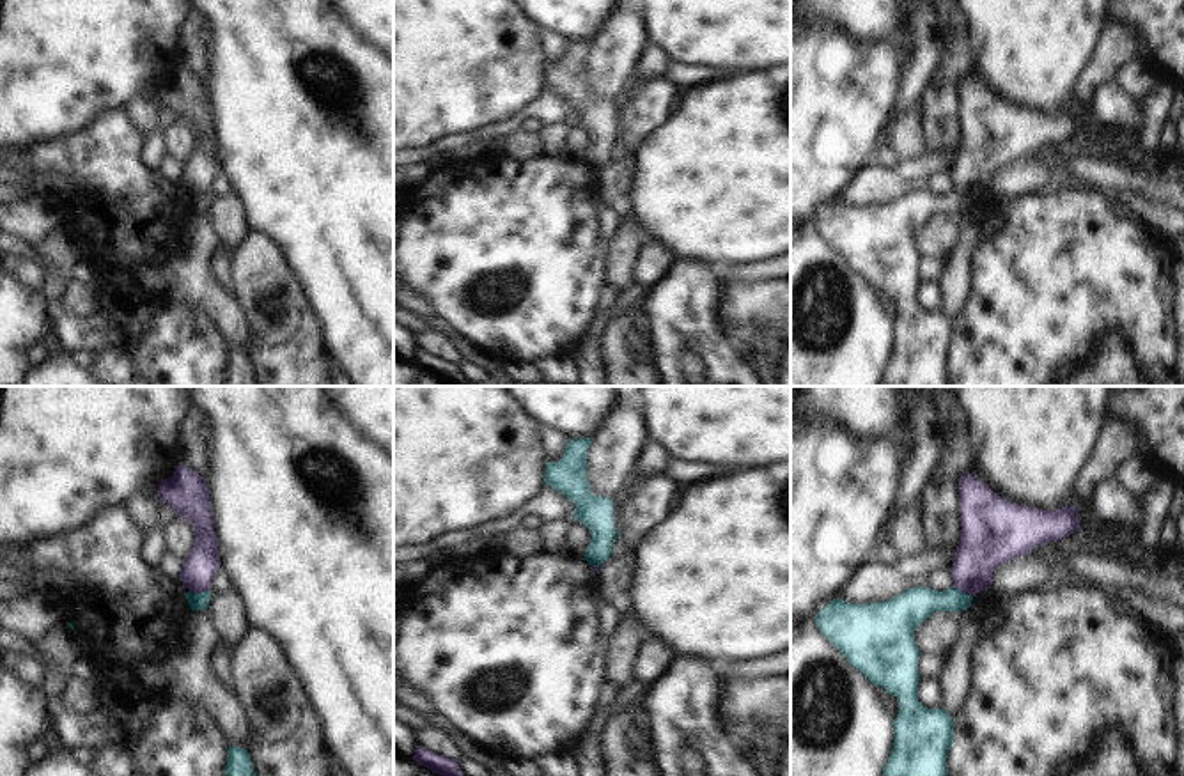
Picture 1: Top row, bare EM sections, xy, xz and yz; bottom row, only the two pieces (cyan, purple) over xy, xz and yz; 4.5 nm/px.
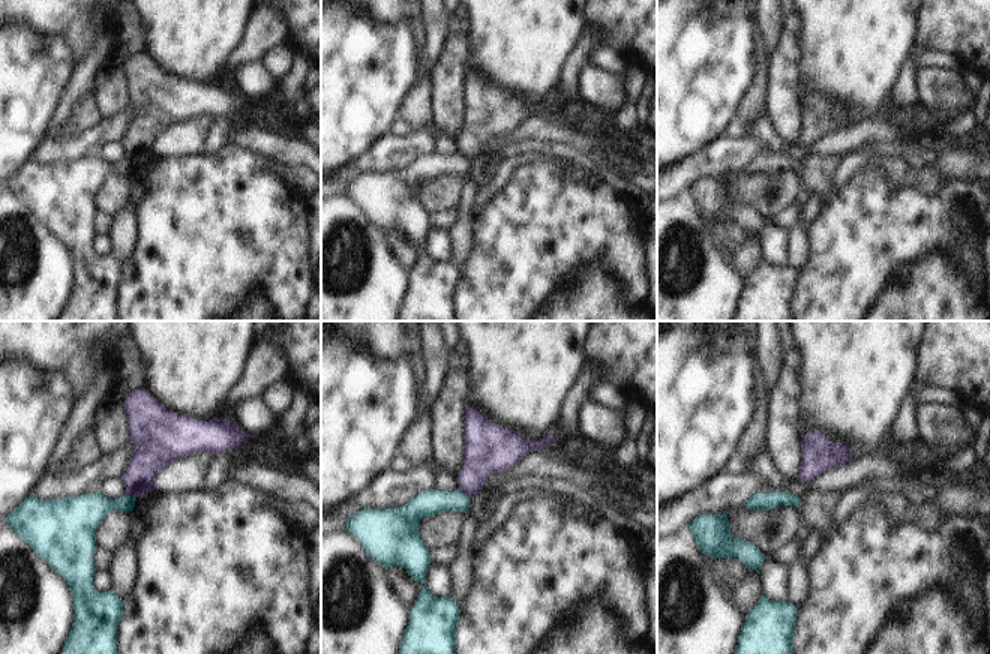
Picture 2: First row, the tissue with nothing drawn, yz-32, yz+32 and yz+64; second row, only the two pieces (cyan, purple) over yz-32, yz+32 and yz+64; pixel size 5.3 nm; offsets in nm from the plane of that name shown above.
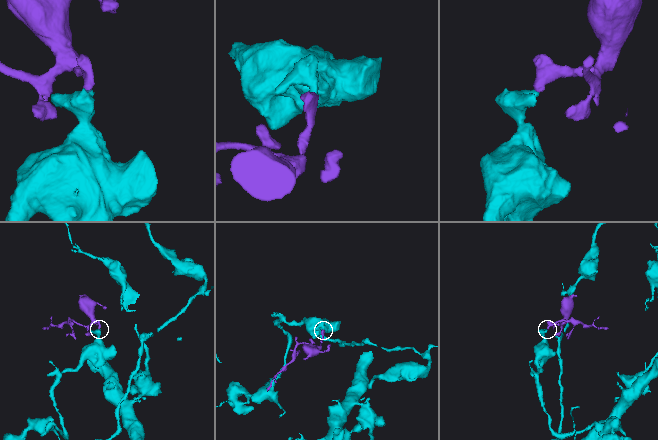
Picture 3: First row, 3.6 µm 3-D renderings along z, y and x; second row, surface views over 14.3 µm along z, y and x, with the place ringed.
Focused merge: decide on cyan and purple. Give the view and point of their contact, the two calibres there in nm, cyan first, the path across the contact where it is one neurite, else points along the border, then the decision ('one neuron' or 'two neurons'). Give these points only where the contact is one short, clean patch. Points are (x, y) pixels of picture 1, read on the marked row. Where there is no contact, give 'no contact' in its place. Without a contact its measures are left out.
xy (199, 594) | 80/150 nm | along xy (208, 589), (190, 592) | two neurons

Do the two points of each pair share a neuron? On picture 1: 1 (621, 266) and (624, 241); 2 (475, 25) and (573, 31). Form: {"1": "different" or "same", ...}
{"1": "same", "2": "different"}

